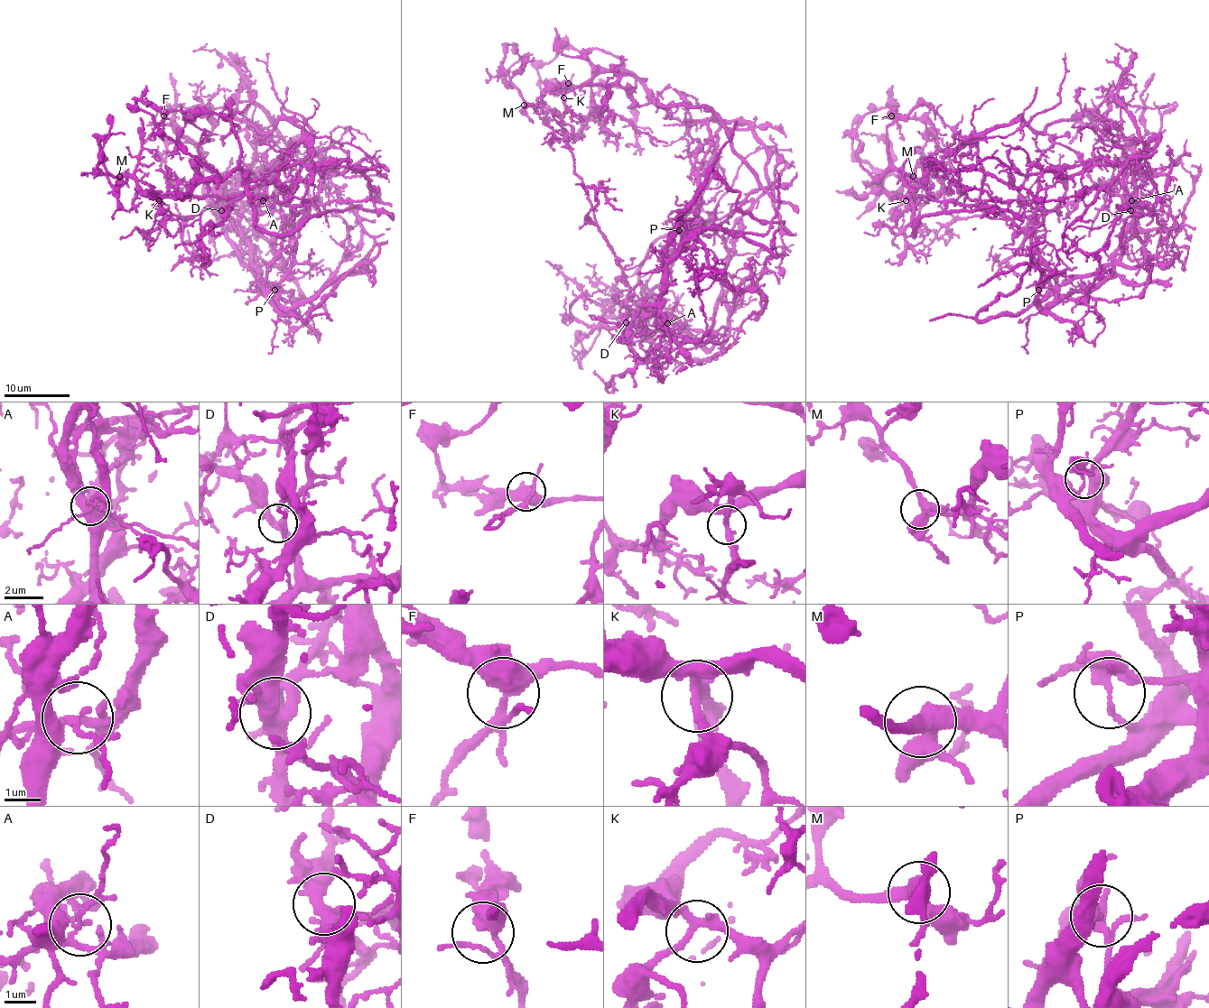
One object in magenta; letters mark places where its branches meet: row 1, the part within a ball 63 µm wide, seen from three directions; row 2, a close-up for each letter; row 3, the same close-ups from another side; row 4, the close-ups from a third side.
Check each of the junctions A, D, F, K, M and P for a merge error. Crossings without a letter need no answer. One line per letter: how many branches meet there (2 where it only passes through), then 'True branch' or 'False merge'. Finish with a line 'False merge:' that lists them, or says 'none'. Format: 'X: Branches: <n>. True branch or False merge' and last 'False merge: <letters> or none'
A: Branches: 4. False merge
D: Branches: 4. True branch
F: Branches: 4. True branch
K: Branches: 4. True branch
M: Branches: 4. True branch
P: Branches: 4. False merge
False merge: A, P

